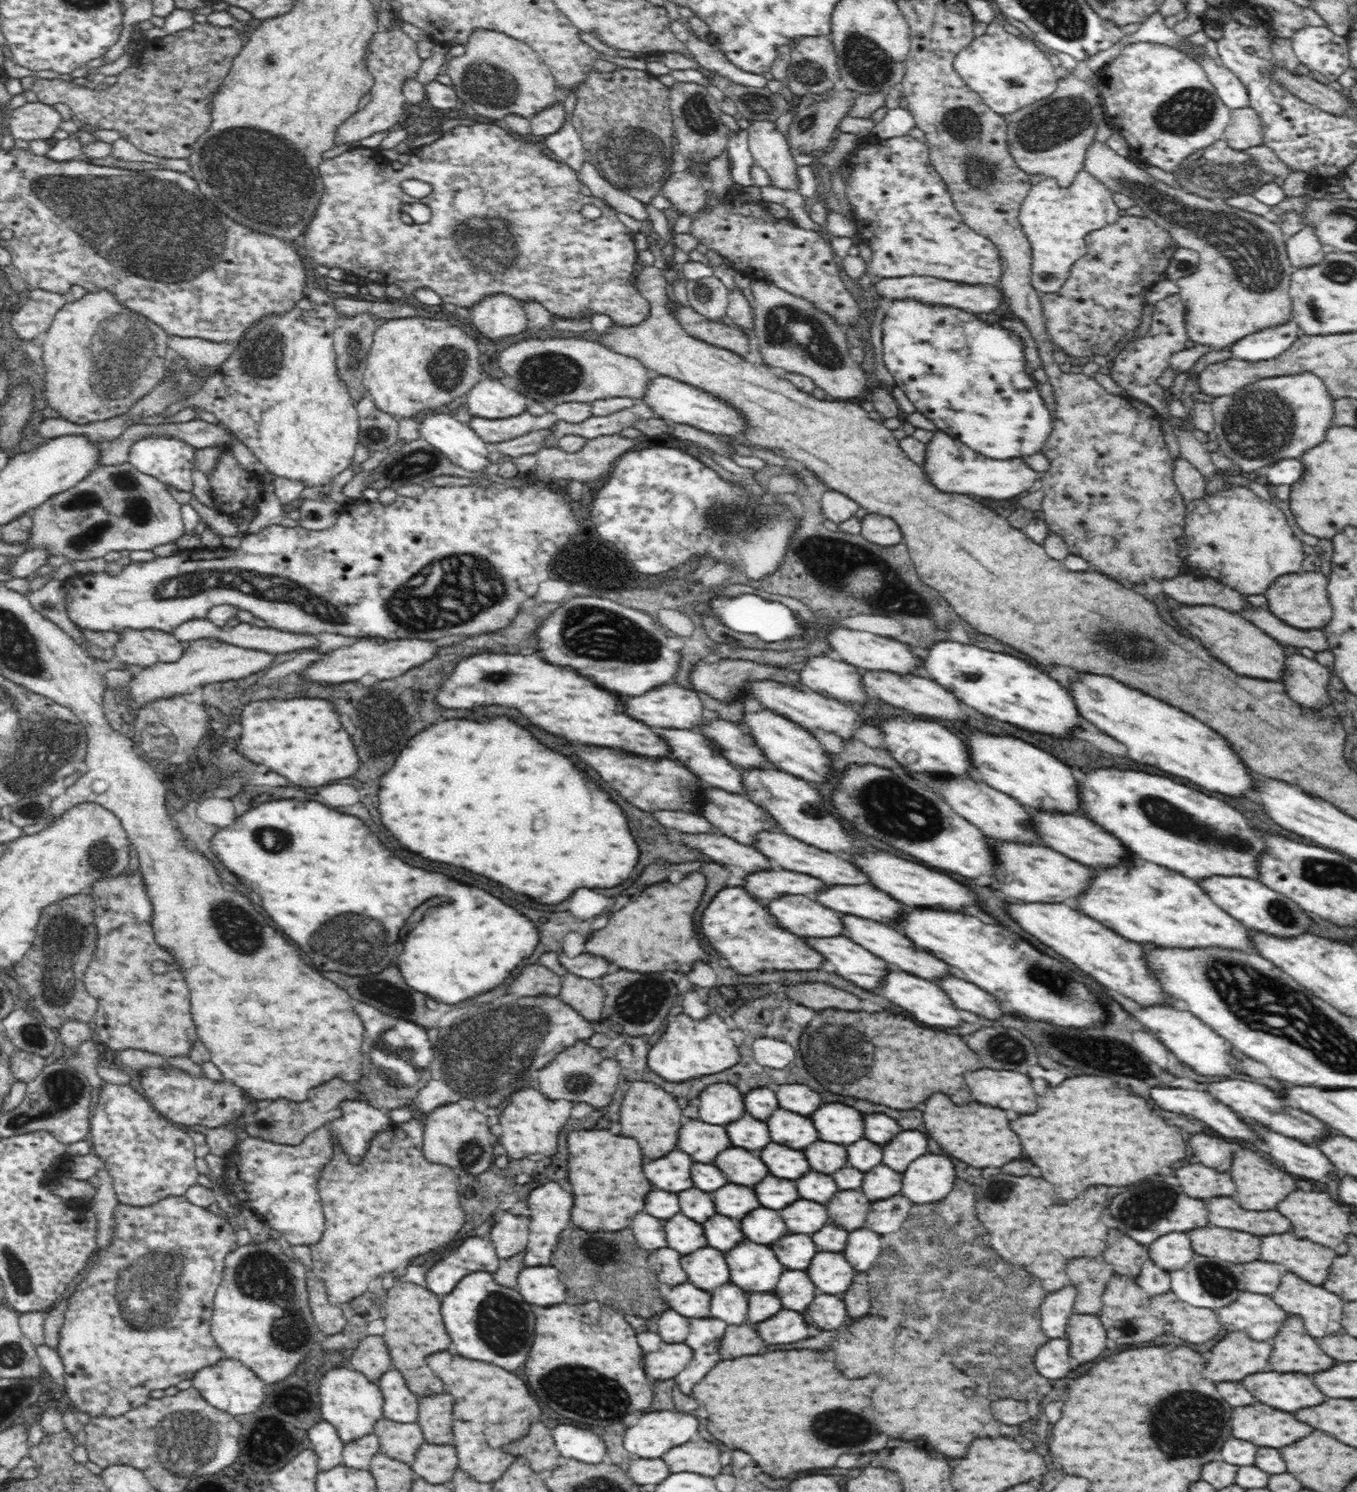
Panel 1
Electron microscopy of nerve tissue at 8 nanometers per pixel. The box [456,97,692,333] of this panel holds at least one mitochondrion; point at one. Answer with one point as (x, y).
(636, 156)

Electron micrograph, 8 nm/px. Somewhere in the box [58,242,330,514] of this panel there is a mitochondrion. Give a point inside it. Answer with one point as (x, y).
(123, 353)

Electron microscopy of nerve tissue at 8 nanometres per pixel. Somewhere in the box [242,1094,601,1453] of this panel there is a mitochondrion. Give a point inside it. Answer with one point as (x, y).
(501, 1324)

